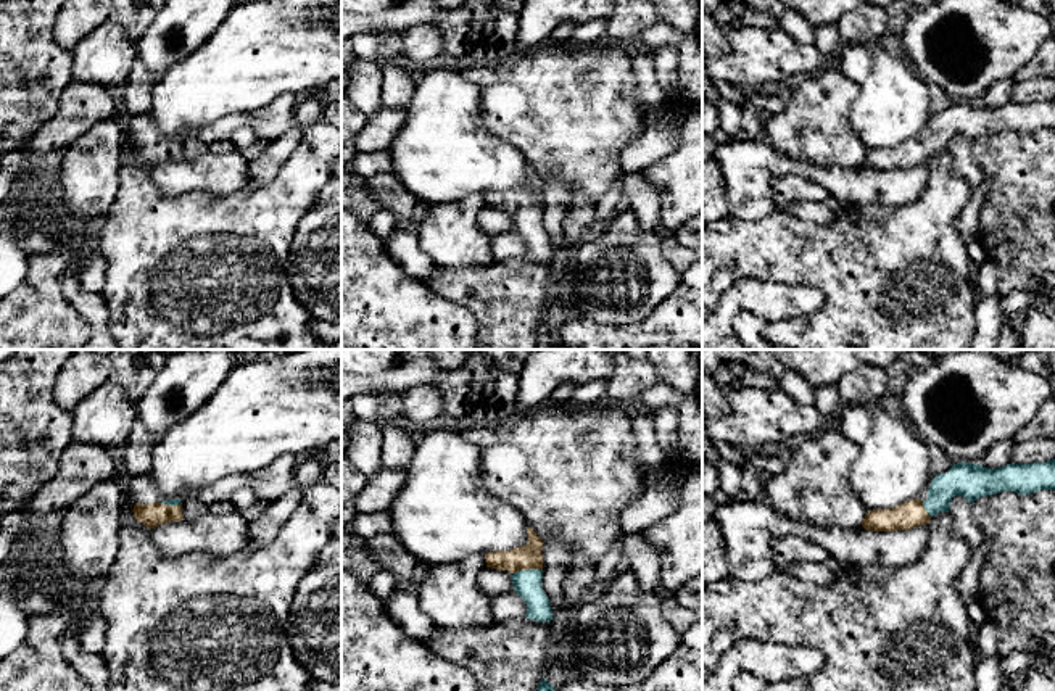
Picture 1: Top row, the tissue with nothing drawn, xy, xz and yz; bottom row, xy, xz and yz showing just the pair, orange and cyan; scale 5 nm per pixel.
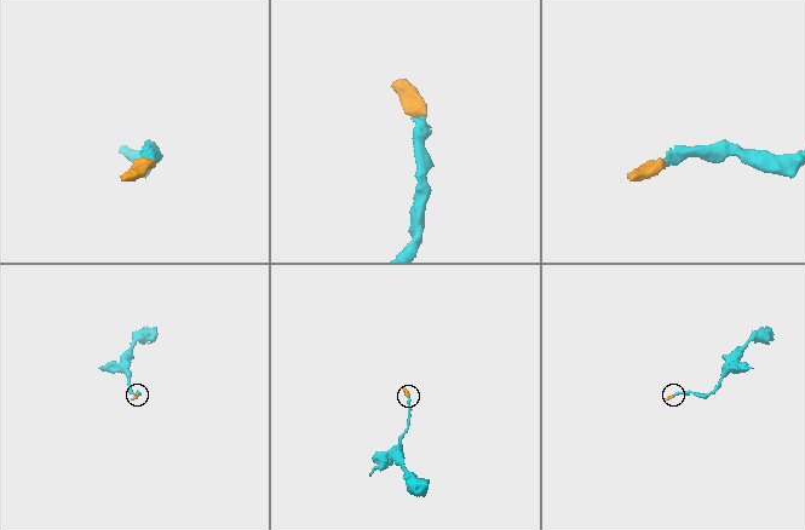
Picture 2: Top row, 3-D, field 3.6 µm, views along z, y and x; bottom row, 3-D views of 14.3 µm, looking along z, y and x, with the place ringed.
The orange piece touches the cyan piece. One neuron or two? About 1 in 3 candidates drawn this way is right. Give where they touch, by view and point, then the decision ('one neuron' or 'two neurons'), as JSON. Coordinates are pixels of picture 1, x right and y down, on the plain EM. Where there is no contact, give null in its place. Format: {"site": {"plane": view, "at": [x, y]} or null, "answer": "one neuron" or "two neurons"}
{"site": {"plane": "xz", "at": [527, 208]}, "answer": "one neuron"}

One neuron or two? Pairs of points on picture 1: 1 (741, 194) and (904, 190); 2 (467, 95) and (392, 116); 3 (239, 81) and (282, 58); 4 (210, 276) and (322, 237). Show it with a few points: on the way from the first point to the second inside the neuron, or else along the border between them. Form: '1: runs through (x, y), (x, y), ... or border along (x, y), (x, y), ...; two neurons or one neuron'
1: runs through (780, 166), (823, 174), (844, 186), (864, 187); one neuron
2: border along (406, 107), (405, 124), (388, 147); two neurons
3: runs through (250, 70), (261, 58), (271, 58); one neuron
4: border along (305, 213), (285, 258), (285, 276), (290, 287); two neurons

